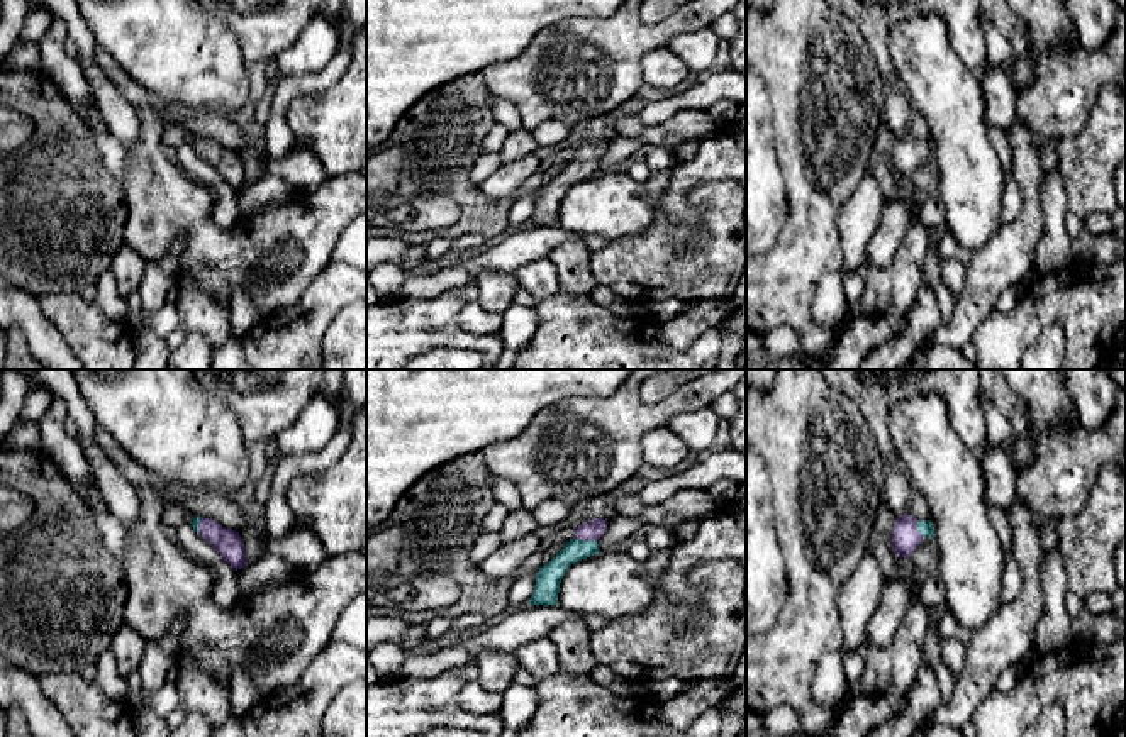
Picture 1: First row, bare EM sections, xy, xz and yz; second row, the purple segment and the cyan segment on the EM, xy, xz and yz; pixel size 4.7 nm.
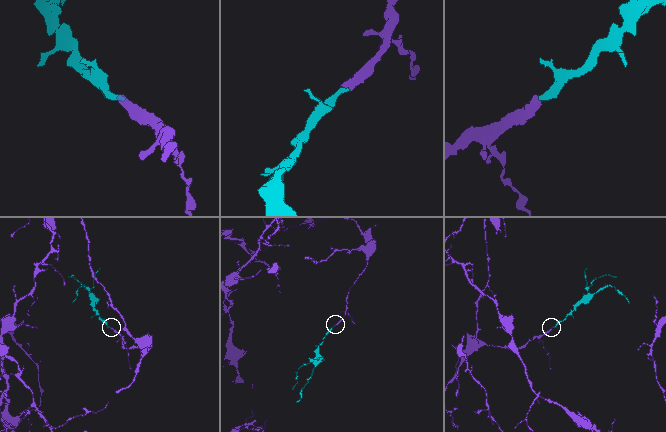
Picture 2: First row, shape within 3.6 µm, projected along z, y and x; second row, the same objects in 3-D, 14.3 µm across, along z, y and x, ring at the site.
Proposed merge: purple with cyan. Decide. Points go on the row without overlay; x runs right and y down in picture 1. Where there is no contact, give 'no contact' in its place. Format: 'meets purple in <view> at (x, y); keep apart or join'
meets purple in xz at (585, 160); join

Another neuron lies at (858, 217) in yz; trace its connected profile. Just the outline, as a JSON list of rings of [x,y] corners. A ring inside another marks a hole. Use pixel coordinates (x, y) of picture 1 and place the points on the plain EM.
[[[867,171],[853,195],[838,210],[844,263],[838,271],[821,278],[811,307],[817,325],[838,330],[850,307],[843,291],[843,274],[865,264],[867,246],[875,234],[884,208],[884,197],[873,171]]]

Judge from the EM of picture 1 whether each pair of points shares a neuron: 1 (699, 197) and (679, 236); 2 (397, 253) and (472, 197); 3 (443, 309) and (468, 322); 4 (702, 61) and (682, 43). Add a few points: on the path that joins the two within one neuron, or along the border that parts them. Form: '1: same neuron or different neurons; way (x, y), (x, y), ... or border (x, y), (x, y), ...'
1: same neuron; way (709, 207), (709, 216), (691, 232)
2: different neurons; border (384, 236), (404, 239), (412, 246)
3: different neurons; border (460, 305), (458, 324), (463, 329), (496, 332)
4: same neuron; way (697, 56), (687, 46)

